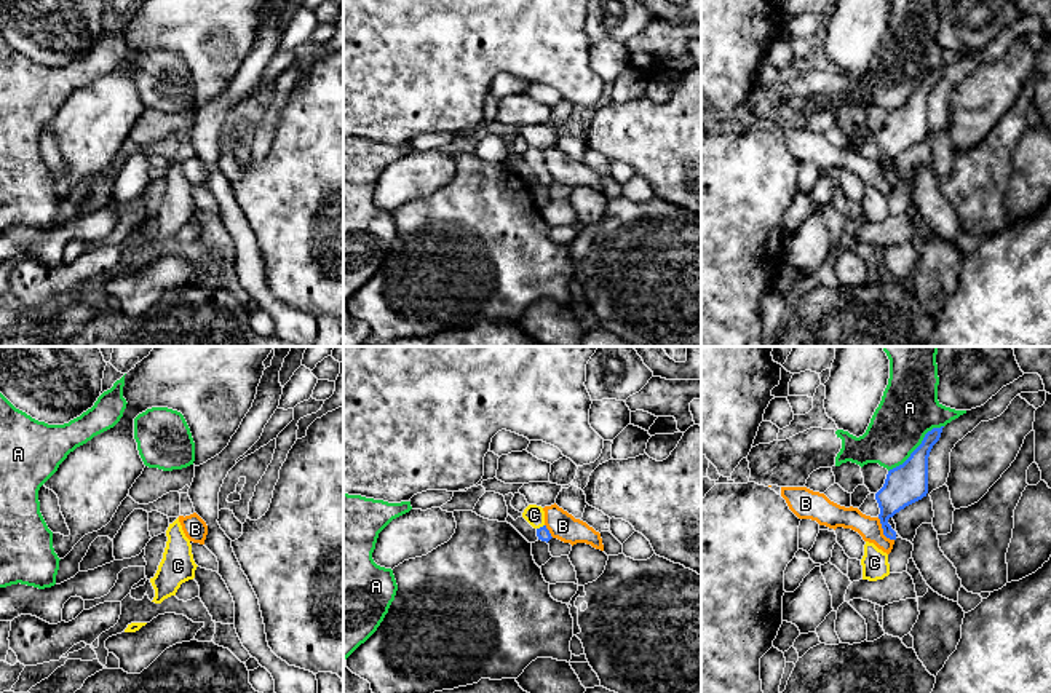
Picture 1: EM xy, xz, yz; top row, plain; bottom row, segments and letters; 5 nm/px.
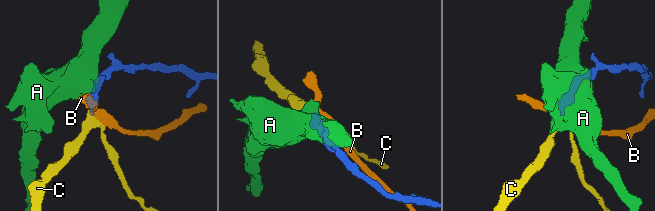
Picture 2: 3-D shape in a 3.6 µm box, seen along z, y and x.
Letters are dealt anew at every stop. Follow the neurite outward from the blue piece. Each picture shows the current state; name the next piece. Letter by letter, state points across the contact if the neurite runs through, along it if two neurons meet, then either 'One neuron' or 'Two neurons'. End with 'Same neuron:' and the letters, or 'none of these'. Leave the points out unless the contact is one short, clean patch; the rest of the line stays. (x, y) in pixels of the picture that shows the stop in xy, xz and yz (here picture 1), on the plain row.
A: Two neurons
B: Boundary: yz (877, 160), (882, 174), (893, 182). Two neurons
C: Path across: xz (543, 176), (540, 170), (534, 157). One neuron
Same neuron: C

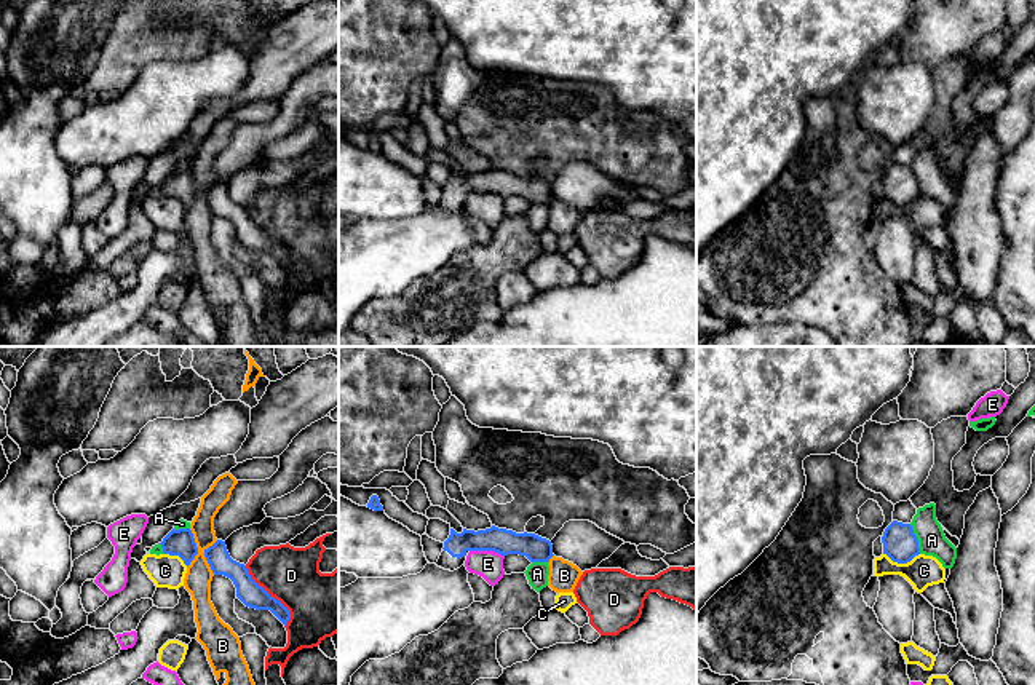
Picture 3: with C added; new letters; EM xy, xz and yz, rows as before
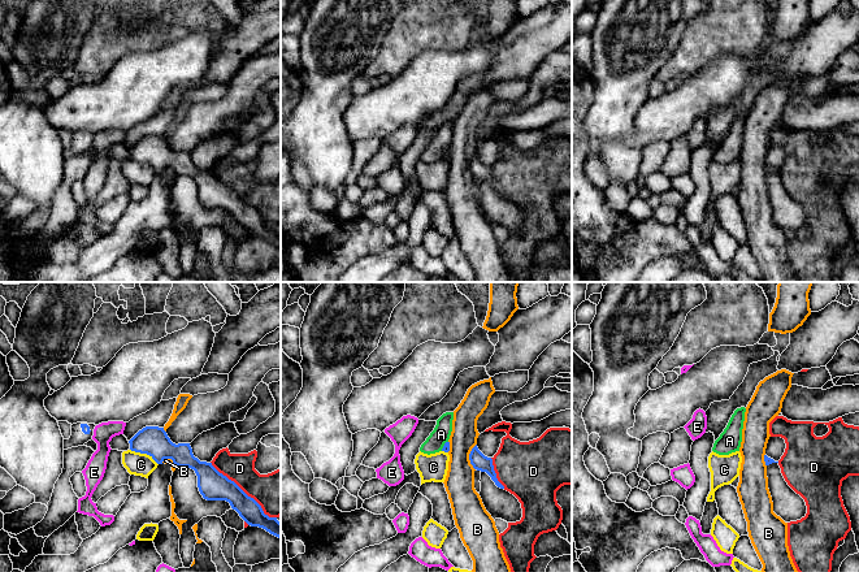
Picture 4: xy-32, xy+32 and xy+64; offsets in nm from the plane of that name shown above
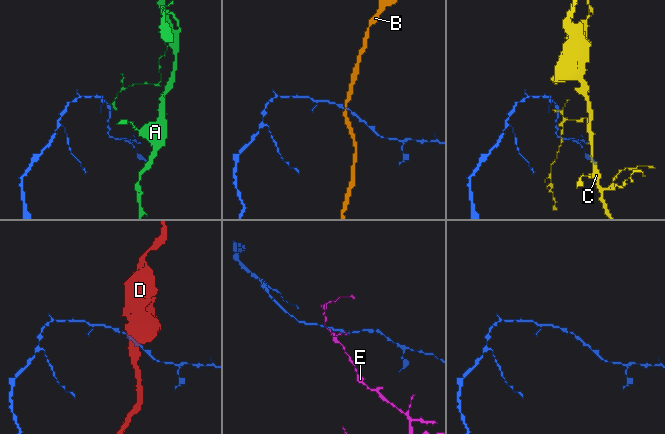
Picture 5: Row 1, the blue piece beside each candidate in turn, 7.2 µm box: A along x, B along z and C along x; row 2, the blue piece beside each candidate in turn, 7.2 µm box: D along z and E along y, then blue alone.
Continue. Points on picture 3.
A: Boundary: yz (909, 166), (920, 195). Two neurons
B: Boundary: xy (190, 171), (197, 197), (187, 209). Two neurons
C: Boundary: yz (884, 195), (898, 205), (909, 205), (919, 197). Two neurons
D: Two neurons
E: Boundary: xz (470, 192), (492, 192), (503, 198). Two neurons
Same neuron: none of these

